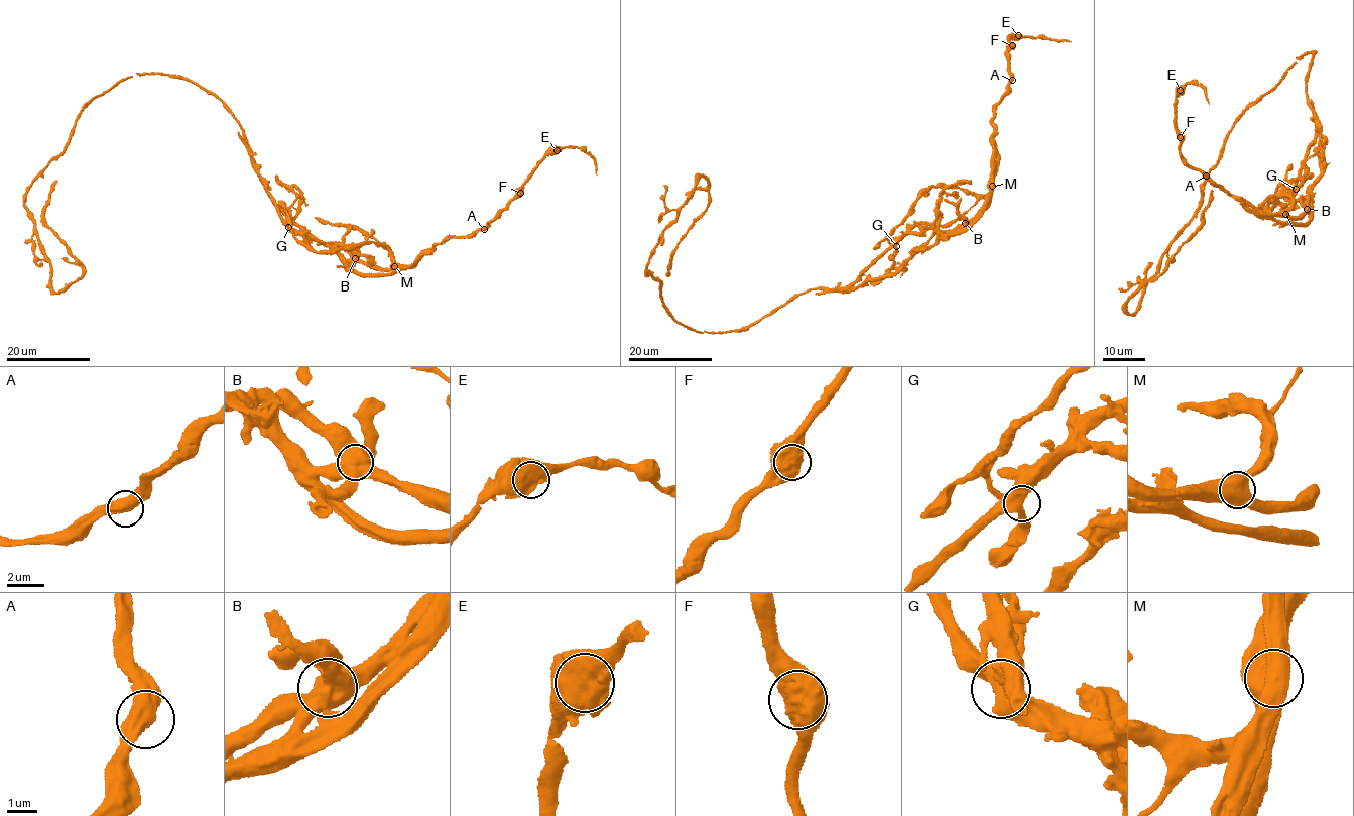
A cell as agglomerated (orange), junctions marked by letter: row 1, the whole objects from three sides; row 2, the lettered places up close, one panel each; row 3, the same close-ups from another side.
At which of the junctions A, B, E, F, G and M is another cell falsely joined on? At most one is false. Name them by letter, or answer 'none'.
B

